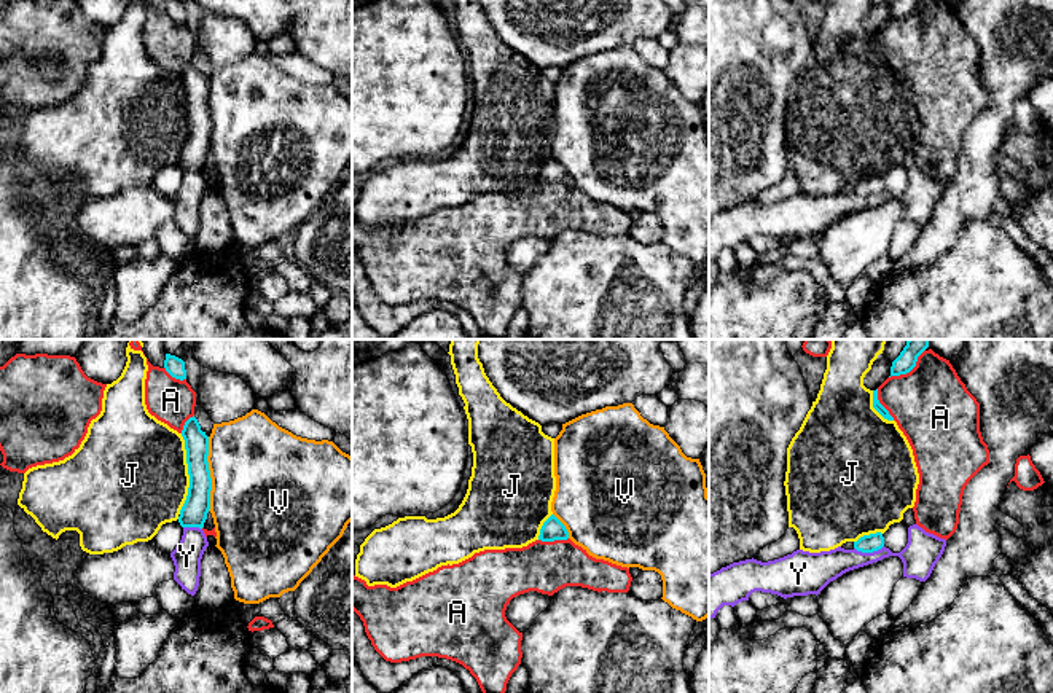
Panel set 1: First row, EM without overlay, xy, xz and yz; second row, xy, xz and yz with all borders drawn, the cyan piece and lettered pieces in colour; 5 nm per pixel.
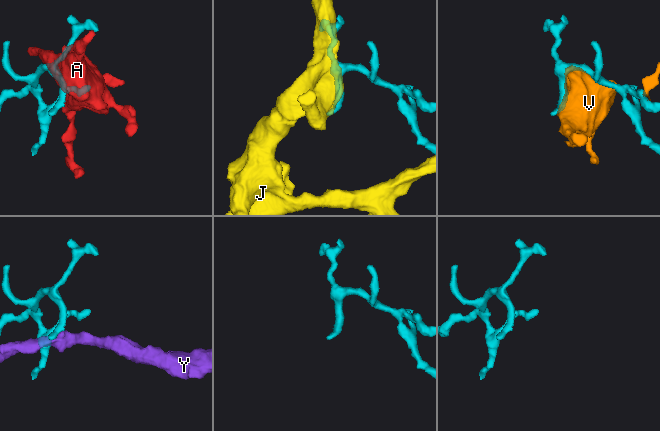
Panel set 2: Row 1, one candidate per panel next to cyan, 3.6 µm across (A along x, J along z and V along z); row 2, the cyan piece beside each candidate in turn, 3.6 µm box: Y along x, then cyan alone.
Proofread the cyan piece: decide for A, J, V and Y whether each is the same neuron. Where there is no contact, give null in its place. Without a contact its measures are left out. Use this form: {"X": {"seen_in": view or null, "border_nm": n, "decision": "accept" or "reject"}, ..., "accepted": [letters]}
{"A": {"seen_in": "yz", "border_nm": 240, "decision": "reject"}, "J": {"seen_in": "xy", "border_nm": 400, "decision": "reject"}, "V": {"seen_in": "xy", "border_nm": 380, "decision": "reject"}, "Y": {"seen_in": "yz", "border_nm": 150, "decision": "reject"}, "accepted": []}

